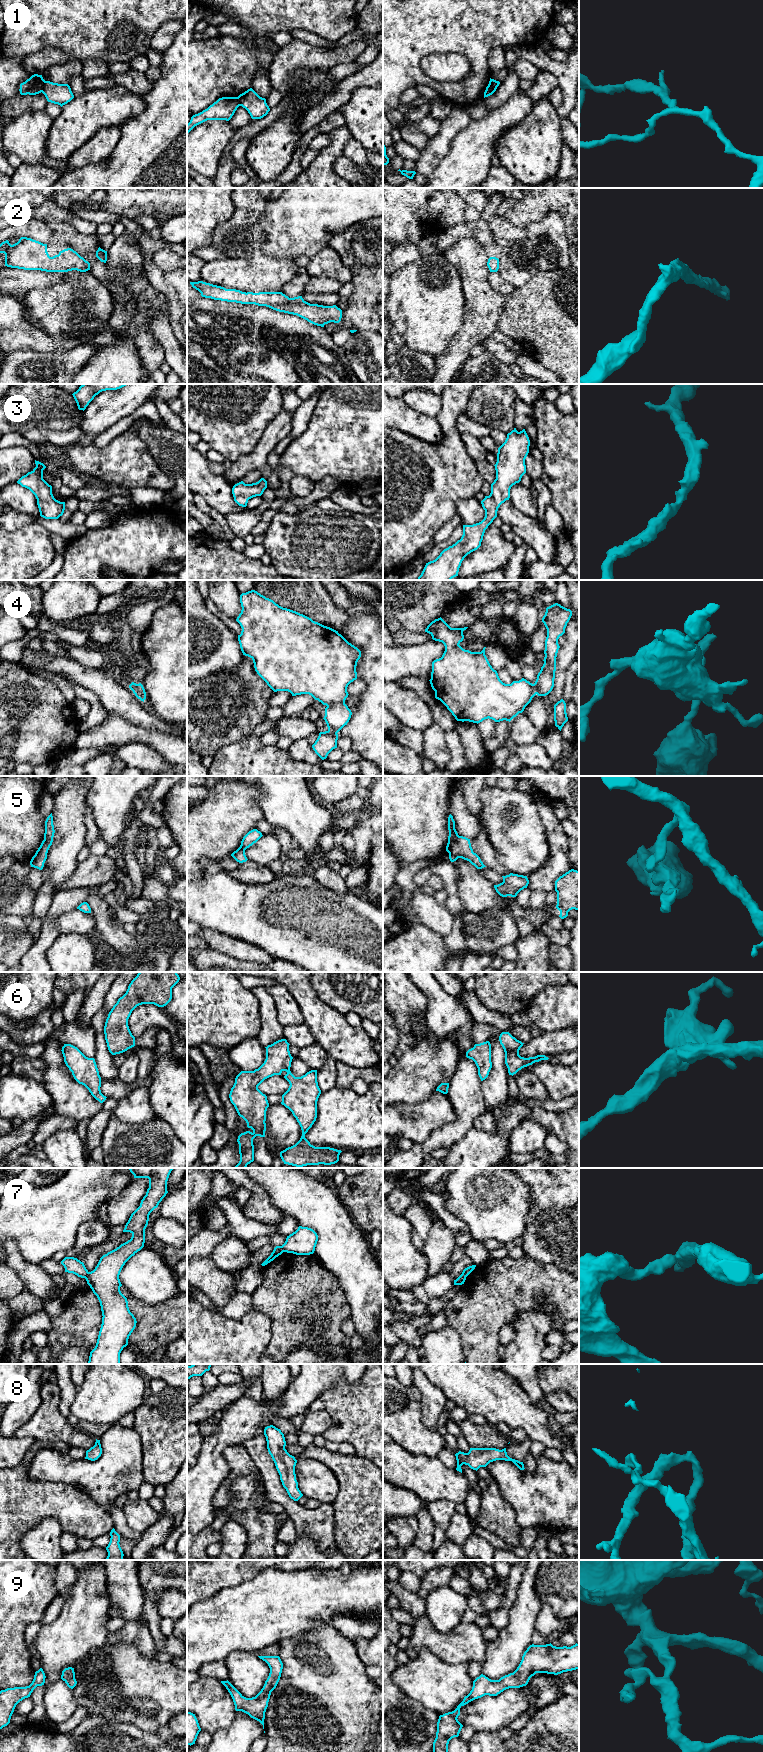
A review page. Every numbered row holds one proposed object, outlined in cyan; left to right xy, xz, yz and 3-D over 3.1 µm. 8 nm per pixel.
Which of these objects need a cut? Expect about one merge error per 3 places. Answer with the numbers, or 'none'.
1, 4, 5, 7

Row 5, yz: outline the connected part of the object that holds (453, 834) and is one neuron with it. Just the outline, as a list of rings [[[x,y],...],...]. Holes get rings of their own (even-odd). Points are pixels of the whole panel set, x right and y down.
[[[451,814],[448,817],[448,830],[449,830],[449,836],[448,836],[448,843],[446,846],[447,852],[449,852],[452,843],[459,836],[456,829],[455,829],[455,821],[454,821],[453,816]]]

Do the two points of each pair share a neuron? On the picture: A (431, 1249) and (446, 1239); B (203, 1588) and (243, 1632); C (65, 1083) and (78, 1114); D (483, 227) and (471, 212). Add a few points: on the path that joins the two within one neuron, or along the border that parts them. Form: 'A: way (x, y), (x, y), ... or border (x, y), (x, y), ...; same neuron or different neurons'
A: way (435, 1249), (442, 1242); same neuron
B: border (232, 1585), (220, 1589), (197, 1603); different neurons
C: way (65, 1091), (78, 1106); same neuron
D: border (480, 220), (470, 222); different neurons

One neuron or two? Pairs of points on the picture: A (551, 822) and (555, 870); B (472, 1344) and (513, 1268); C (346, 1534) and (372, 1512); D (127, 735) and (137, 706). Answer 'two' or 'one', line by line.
A: one
B: one
C: one
D: two

